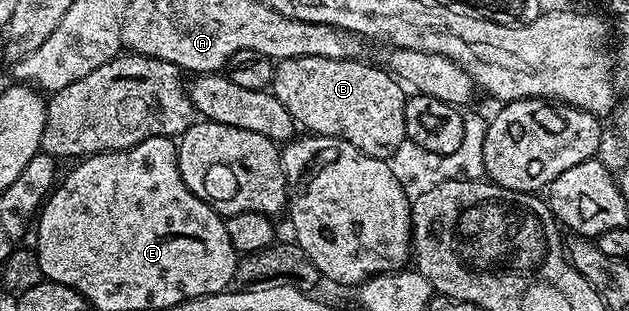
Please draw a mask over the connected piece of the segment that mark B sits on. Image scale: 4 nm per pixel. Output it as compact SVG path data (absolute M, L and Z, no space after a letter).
M289 58L275 64L270 91L293 114L300 129L317 136L336 136L378 160L388 161L394 151L407 139L405 130L405 102L408 93L404 85L386 67L374 68L362 59Z

